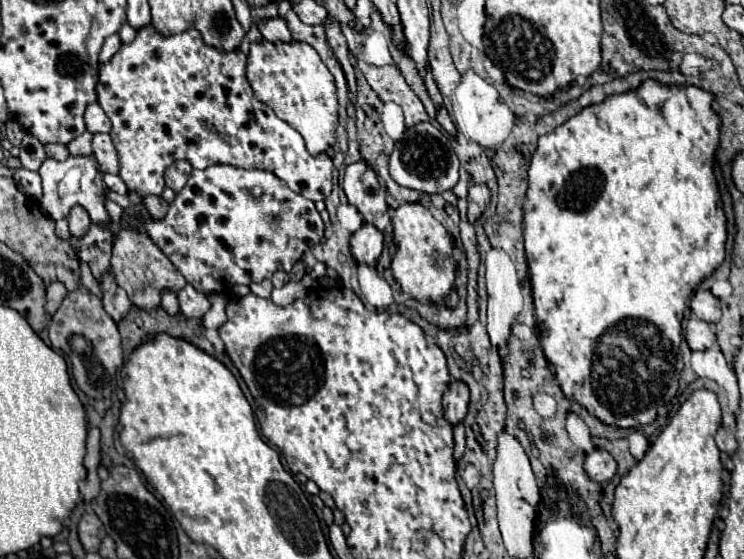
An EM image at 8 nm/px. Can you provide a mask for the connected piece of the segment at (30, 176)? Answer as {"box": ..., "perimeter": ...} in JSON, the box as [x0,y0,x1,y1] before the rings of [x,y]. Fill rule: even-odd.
{"box":[13,169,41,199],"perimeter":[[[17,169],[17,171],[13,173],[13,179],[17,181],[17,187],[19,187],[25,195],[35,197],[35,199],[41,197],[41,177],[39,177],[39,173],[29,171],[29,169]]]}

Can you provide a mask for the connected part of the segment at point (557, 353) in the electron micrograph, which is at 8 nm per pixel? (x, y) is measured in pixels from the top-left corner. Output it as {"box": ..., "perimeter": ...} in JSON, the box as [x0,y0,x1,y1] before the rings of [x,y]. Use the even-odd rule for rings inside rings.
{"box":[523,81,725,429],"perimeter":[[[645,81],[637,91],[611,95],[599,105],[585,107],[553,133],[539,137],[537,151],[533,153],[529,163],[529,189],[523,203],[523,239],[533,285],[535,319],[541,335],[539,345],[545,359],[553,365],[553,373],[563,395],[583,405],[593,417],[609,427],[631,429],[649,425],[655,421],[657,409],[675,397],[679,389],[679,375],[683,369],[679,343],[687,299],[693,289],[721,265],[725,257],[725,213],[719,203],[717,181],[713,175],[713,155],[719,145],[721,119],[713,111],[711,101],[713,95],[705,93],[699,87],[667,87],[659,81]]]}

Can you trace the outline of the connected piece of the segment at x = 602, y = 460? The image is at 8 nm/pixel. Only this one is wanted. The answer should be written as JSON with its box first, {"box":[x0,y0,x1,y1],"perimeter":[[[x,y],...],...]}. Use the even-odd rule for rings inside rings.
{"box":[583,449,617,485],"perimeter":[[[595,449],[593,453],[587,455],[583,469],[585,469],[585,473],[589,475],[591,481],[597,481],[599,485],[605,485],[613,479],[613,475],[617,471],[617,463],[611,457],[611,453],[607,453],[603,449]]]}

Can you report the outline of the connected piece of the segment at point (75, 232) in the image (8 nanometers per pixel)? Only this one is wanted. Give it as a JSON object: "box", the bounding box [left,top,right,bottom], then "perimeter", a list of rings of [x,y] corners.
{"box":[67,207,91,239],"perimeter":[[[73,207],[71,213],[69,213],[69,217],[67,217],[67,221],[69,221],[69,231],[71,231],[73,239],[85,237],[85,233],[89,231],[89,225],[91,225],[89,215],[81,207]]]}

